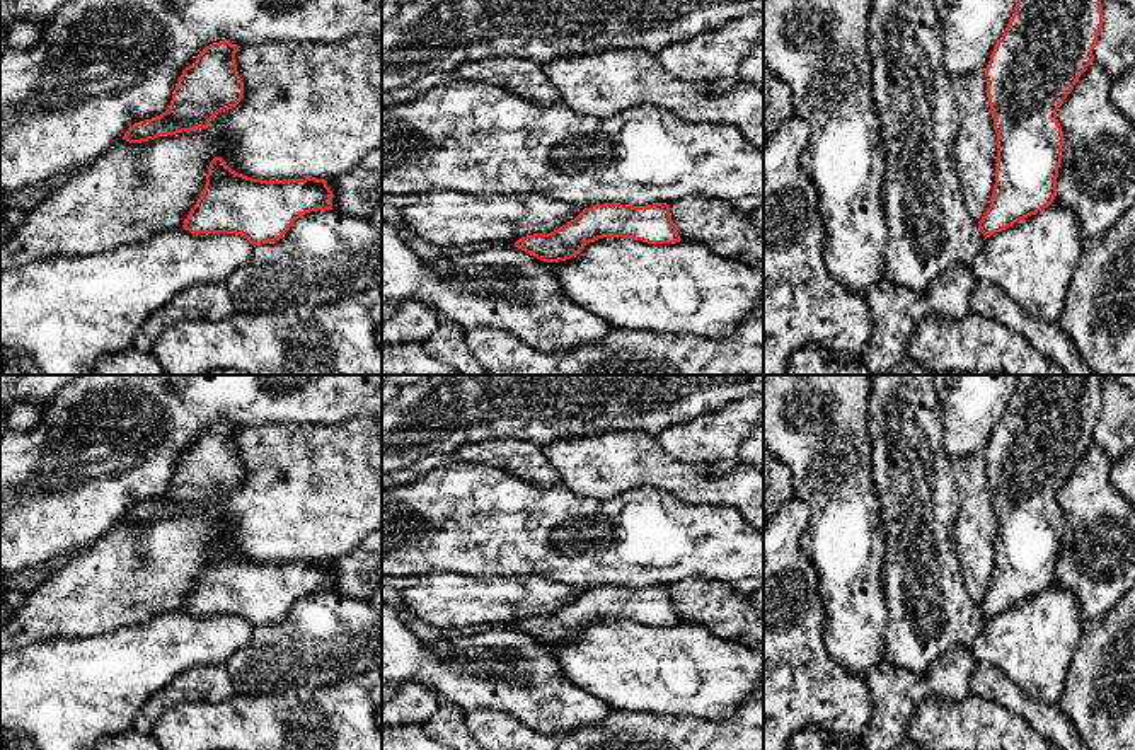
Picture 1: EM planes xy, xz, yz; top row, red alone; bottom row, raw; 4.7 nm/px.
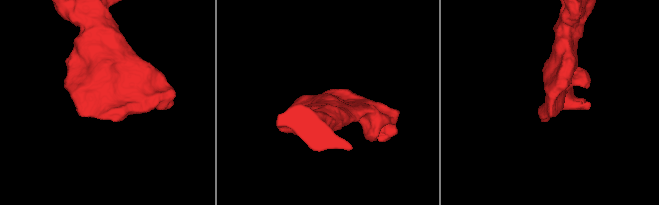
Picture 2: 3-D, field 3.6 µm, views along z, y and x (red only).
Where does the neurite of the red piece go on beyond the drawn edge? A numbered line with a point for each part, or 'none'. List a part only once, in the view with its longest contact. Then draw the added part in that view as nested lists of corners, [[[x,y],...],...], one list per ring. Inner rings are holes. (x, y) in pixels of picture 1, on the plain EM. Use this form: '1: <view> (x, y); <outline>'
none

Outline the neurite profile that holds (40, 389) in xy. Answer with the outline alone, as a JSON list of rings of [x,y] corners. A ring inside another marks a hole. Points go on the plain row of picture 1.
[[[0,375],[0,407],[5,411],[19,401],[48,406],[61,387],[78,375]]]

